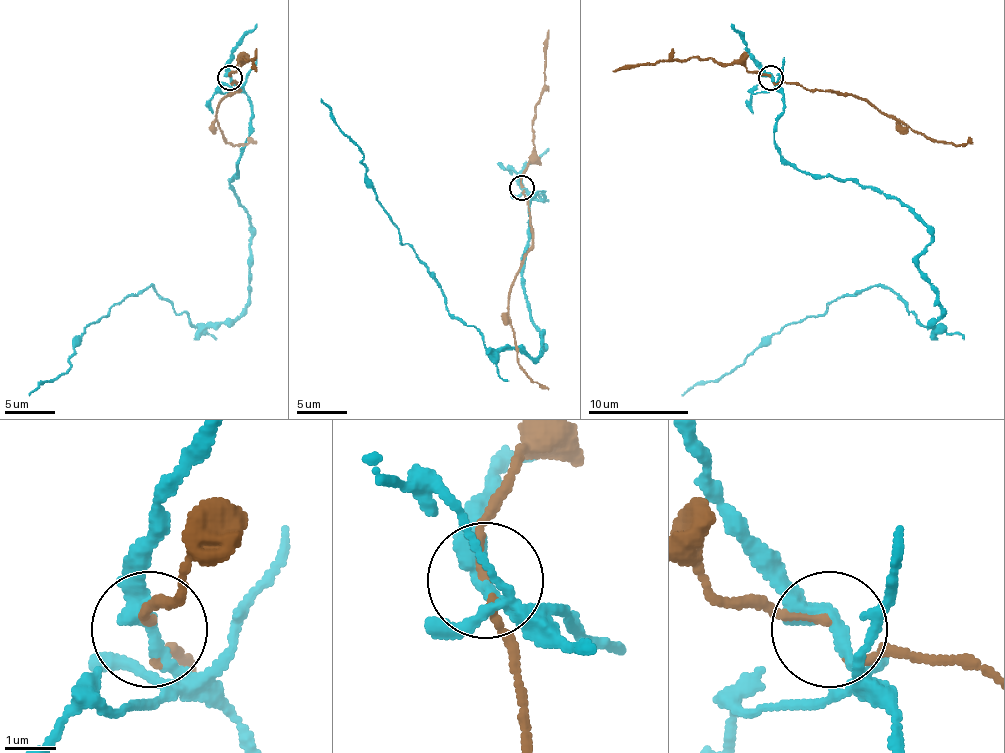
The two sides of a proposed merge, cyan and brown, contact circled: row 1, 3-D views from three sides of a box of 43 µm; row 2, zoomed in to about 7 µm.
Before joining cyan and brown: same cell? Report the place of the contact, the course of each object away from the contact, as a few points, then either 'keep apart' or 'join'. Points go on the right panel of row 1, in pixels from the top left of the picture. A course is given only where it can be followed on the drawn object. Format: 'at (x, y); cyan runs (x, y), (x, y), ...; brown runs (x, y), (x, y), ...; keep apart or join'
at (770, 77); cyan runs (769, 78), (779, 153), (929, 230), (919, 273), (942, 312), (919, 320), (879, 285), (837, 298), (682, 395); brown runs (769, 75), (772, 83), (797, 83), (872, 103), (929, 138), (964, 145), (972, 140); keep apart

